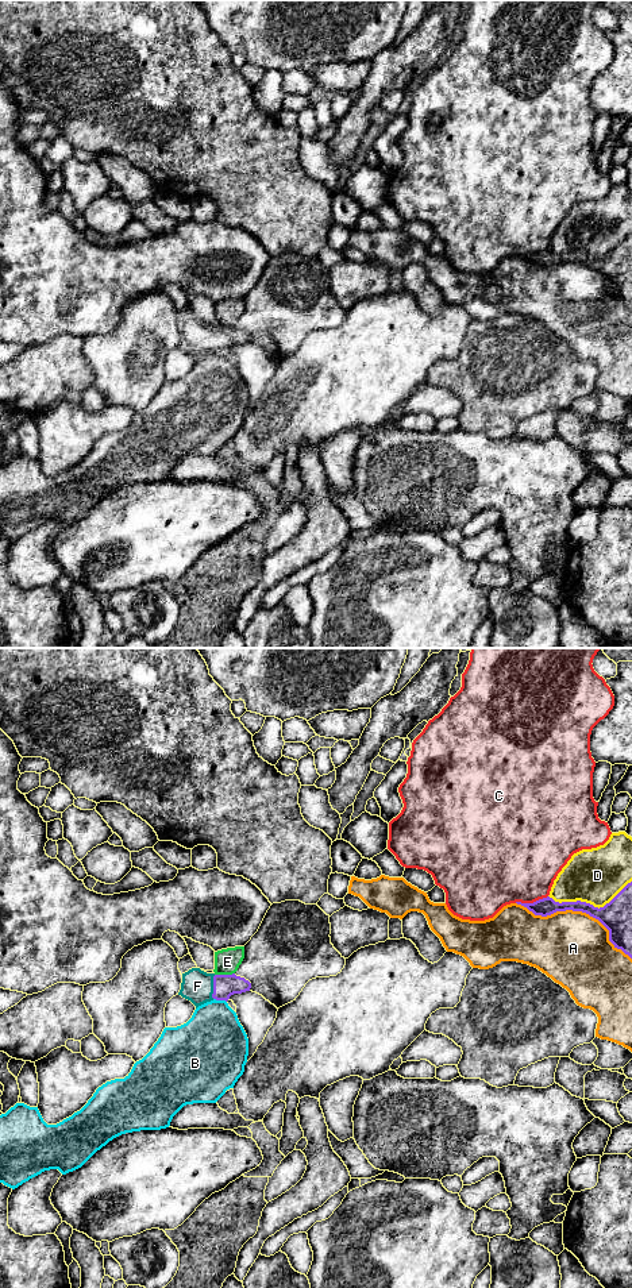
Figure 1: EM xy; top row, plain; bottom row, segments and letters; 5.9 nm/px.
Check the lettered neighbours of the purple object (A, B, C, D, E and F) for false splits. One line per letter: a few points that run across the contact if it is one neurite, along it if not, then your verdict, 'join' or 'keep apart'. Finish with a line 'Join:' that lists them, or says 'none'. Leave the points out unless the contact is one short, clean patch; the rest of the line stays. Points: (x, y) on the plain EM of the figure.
A: keep apart
B: line xy (214, 350), (226, 354); keep apart
C: keep apart
D: keep apart
E: keep apart
F: line xy (224, 338), (214, 339), (197, 338); join
Join: F

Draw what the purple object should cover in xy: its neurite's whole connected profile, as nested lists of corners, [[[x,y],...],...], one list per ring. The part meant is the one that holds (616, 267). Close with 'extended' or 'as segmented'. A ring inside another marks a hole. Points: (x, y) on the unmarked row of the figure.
[[[632,234],[628,235],[609,255],[600,261],[581,252],[559,255],[550,248],[539,251],[533,255],[516,255],[527,259],[535,267],[542,269],[547,269],[556,263],[566,262],[586,265],[590,269],[598,271],[609,282],[609,293],[614,297],[614,300],[621,301],[625,306],[628,306],[632,311]]]; as segmented

